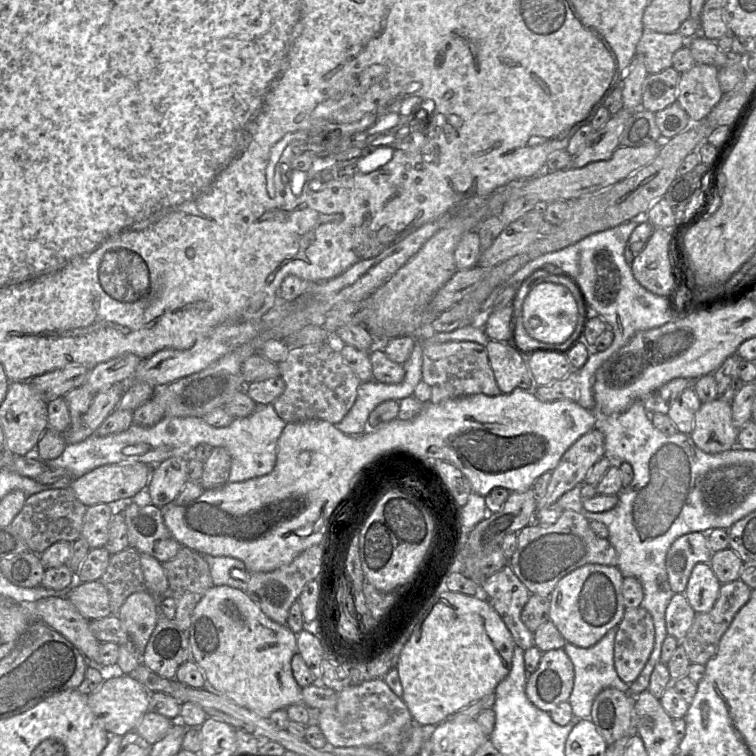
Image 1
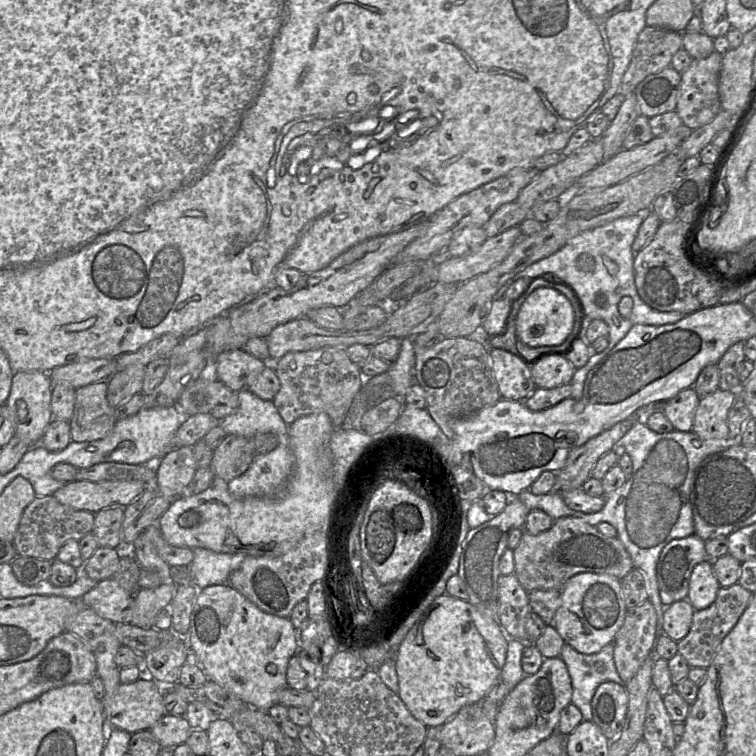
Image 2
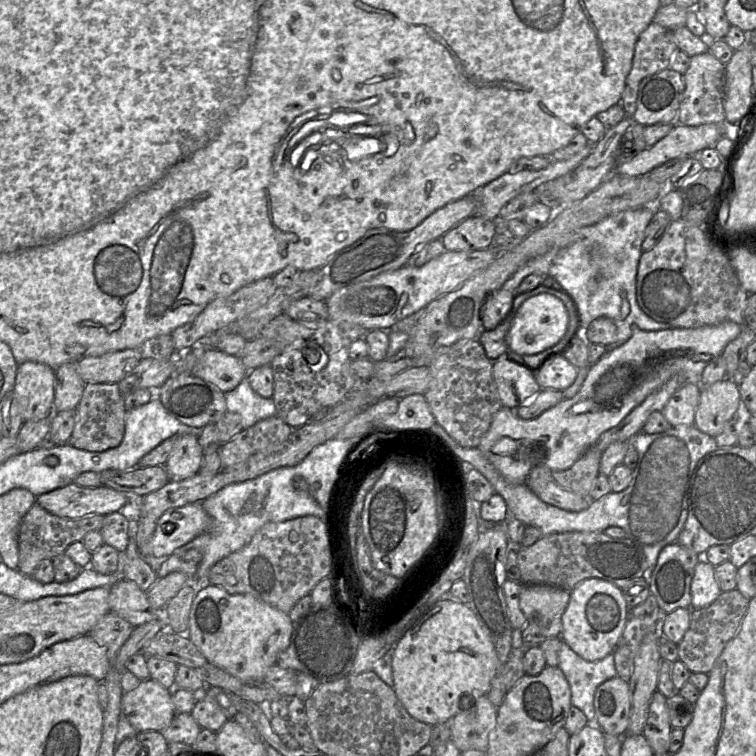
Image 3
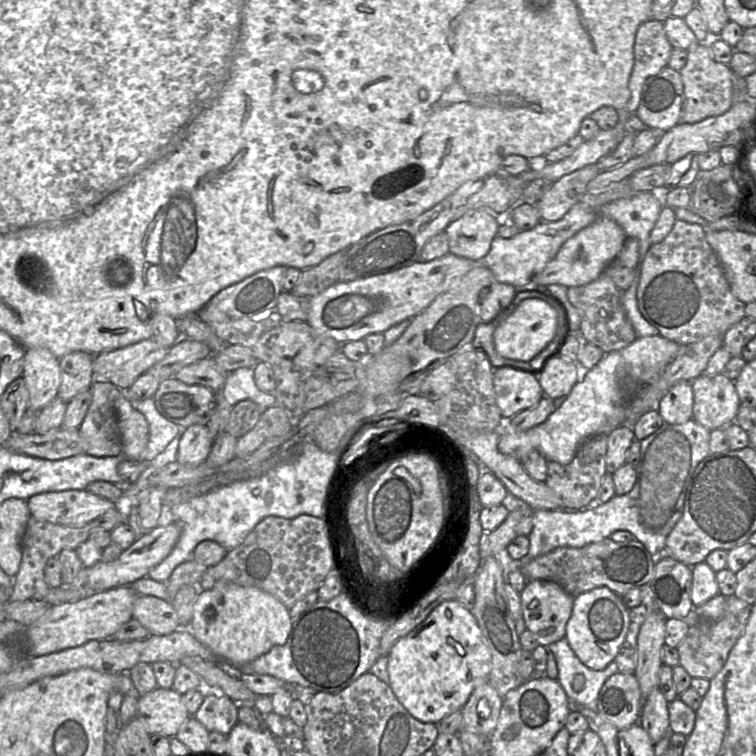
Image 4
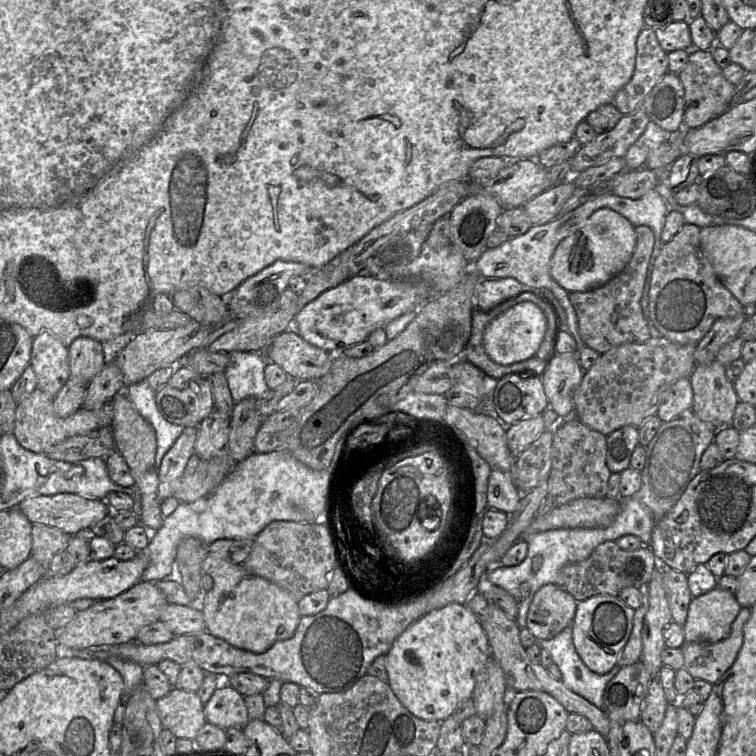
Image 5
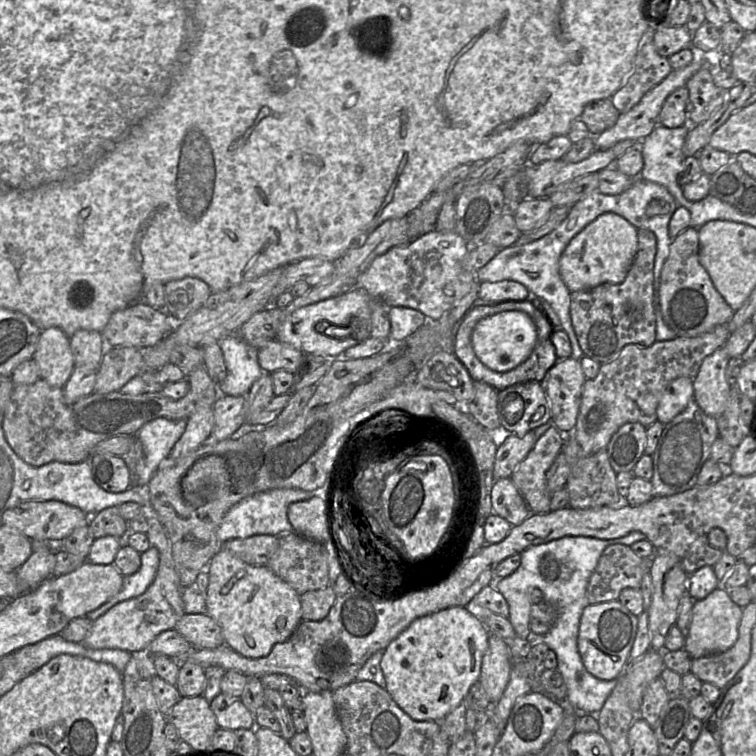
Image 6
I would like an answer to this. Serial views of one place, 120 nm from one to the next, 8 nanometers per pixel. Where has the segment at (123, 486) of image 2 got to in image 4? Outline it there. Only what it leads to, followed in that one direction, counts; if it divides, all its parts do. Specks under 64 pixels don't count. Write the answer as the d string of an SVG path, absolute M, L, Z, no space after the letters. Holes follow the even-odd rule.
M63 490L27 499L31 516L67 527L82 527L115 508L115 503L88 490Z

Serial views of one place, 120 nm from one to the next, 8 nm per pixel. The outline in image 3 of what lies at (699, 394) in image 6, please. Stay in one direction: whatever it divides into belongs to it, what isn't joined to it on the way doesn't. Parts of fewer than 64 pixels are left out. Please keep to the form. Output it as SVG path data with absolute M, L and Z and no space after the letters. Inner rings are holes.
M730 378L702 386L694 417L694 426L712 437L719 435L726 423L741 412L739 386Z

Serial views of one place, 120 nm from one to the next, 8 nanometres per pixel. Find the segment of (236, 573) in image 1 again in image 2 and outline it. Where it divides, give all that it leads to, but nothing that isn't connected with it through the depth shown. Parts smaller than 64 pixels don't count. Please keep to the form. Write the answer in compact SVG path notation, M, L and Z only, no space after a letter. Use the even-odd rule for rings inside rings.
M201 547L192 550L191 583L197 589L228 584L230 574L237 570L248 556L242 553L215 552Z

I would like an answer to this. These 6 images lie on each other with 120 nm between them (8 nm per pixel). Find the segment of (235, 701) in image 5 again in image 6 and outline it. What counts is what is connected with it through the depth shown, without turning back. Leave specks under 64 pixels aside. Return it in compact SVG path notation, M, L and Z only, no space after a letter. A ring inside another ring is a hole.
M221 692L210 702L210 707L219 728L234 731L256 727L254 715L245 707L240 697L231 697Z

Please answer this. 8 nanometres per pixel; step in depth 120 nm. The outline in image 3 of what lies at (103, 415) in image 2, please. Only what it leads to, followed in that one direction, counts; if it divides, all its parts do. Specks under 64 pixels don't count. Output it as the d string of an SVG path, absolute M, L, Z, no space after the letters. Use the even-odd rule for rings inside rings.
M118 383L86 384L75 410L76 422L68 444L80 450L103 452L122 442L126 409Z

